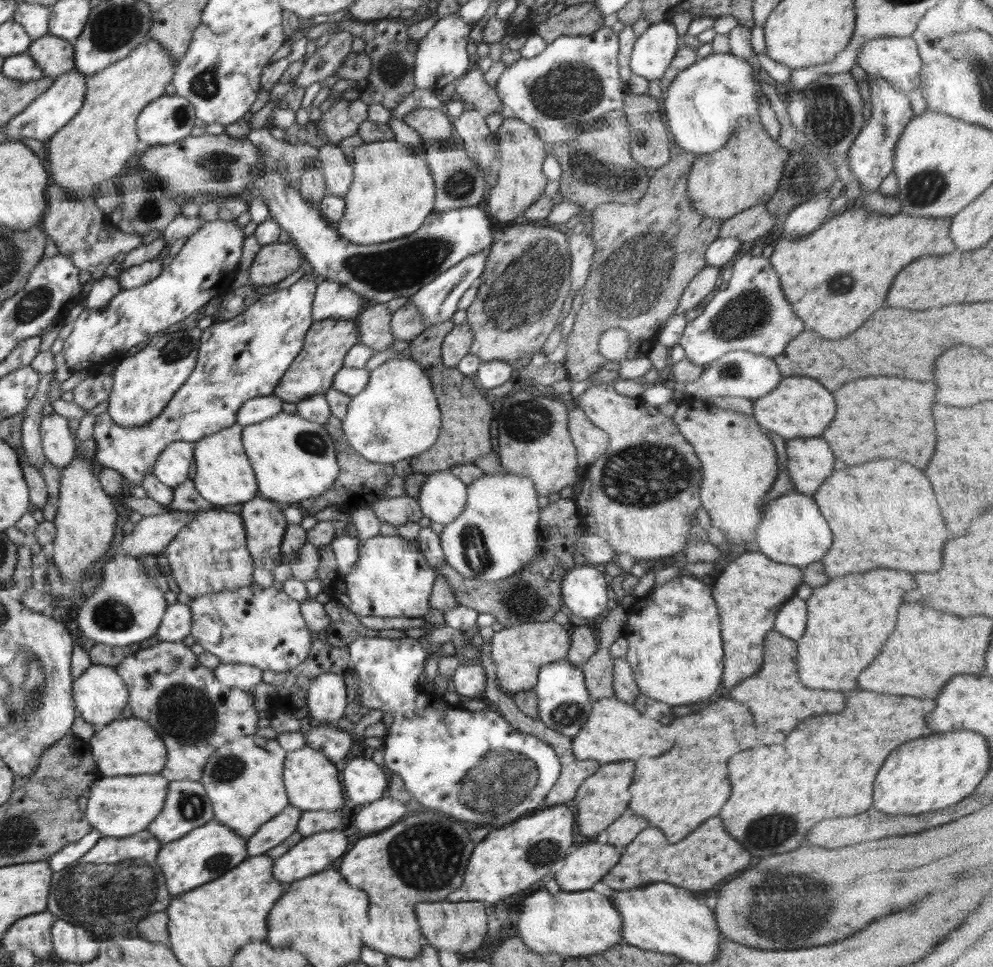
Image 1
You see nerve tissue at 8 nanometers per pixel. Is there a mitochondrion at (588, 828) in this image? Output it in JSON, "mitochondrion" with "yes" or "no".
{"mitochondrion":"no"}

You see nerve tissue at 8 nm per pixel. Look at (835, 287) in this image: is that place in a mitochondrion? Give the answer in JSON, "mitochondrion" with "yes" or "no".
{"mitochondrion":"yes"}

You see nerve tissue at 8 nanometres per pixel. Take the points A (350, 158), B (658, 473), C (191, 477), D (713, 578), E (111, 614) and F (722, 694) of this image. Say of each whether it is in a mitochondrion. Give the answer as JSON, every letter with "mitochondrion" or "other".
{"A":"other","B":"mitochondrion","C":"other","D":"other","E":"mitochondrion","F":"other"}

